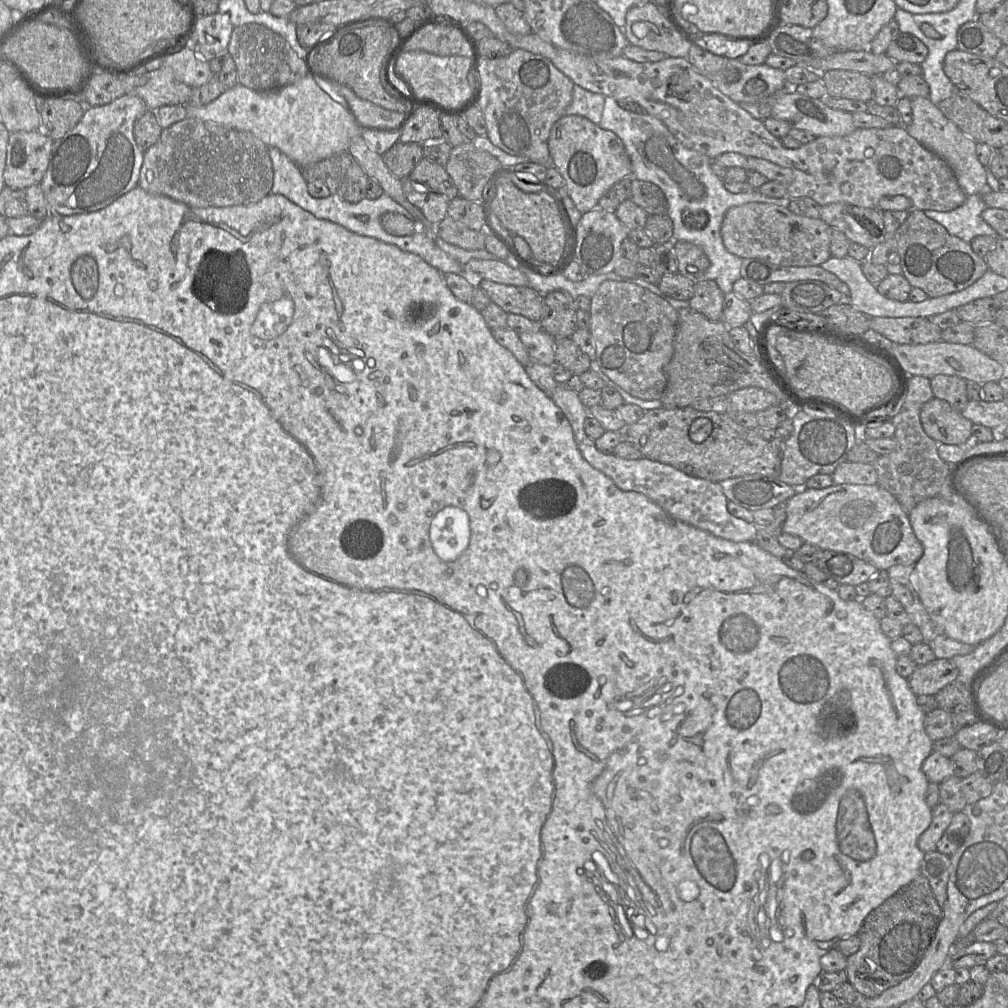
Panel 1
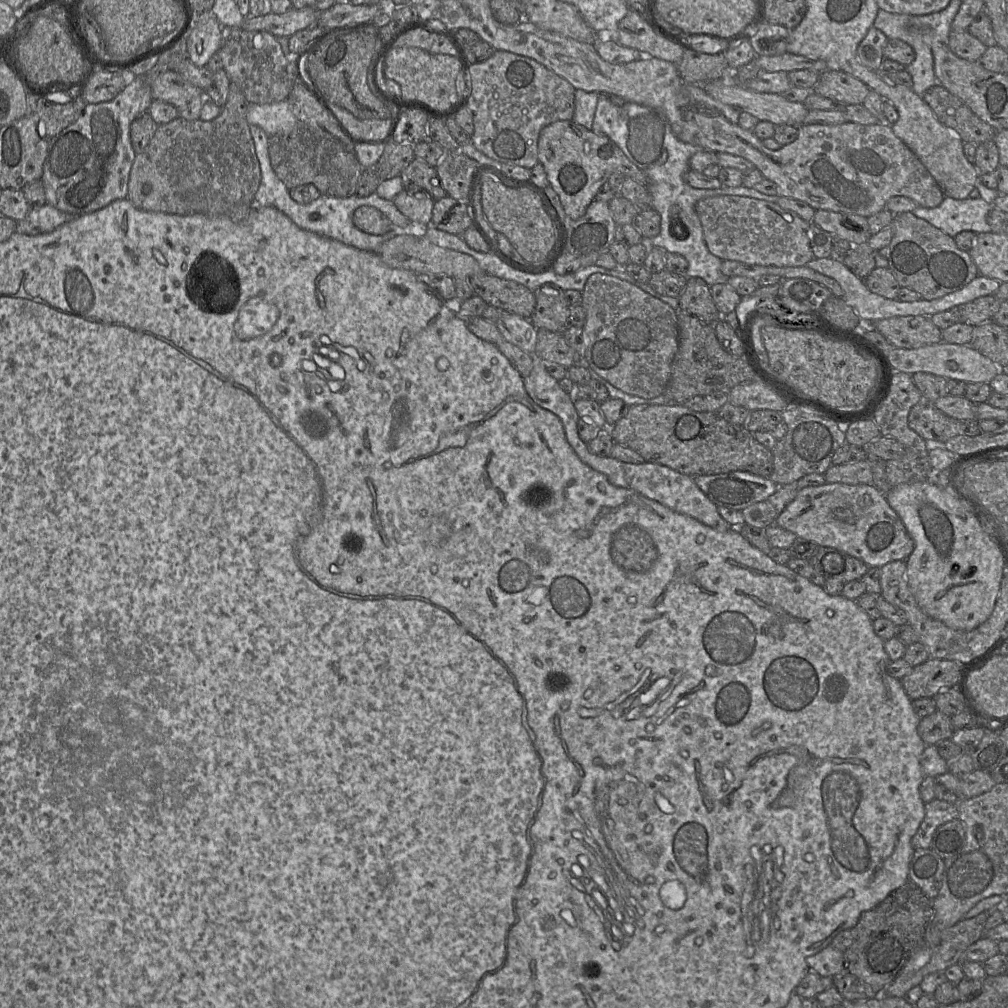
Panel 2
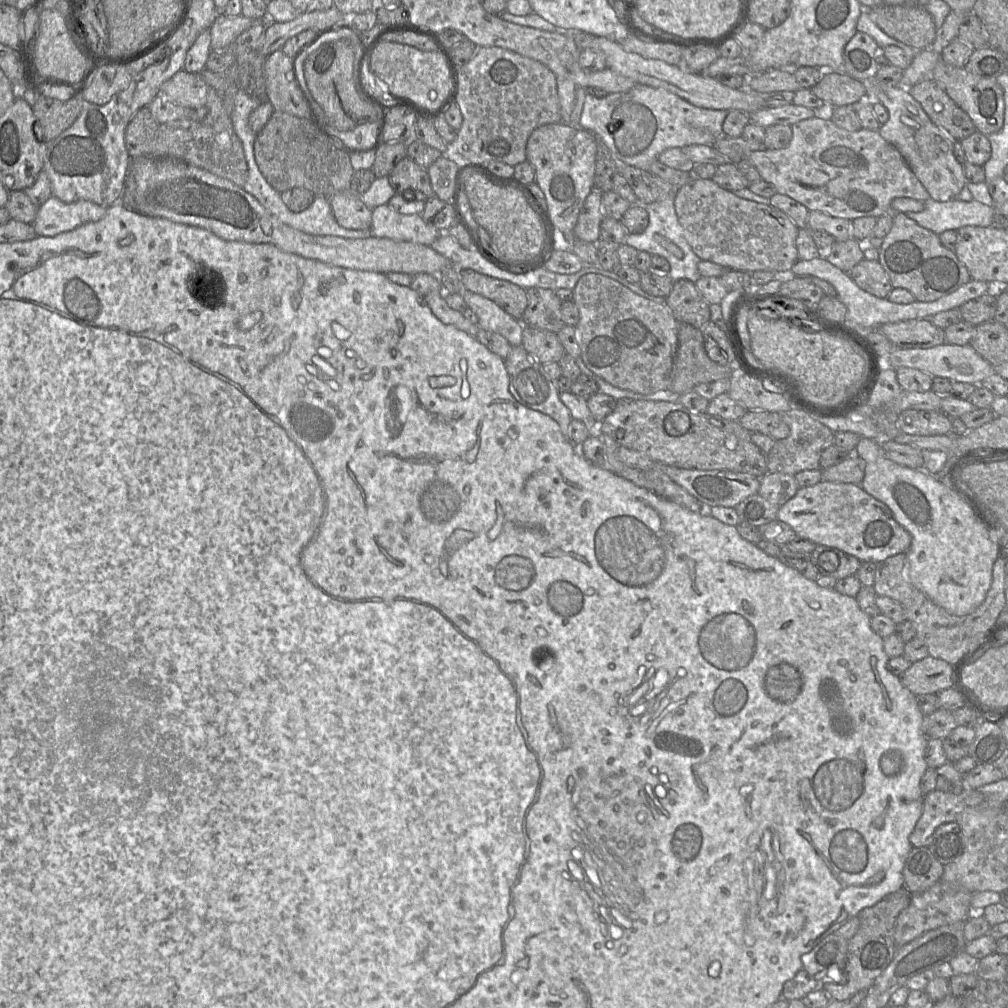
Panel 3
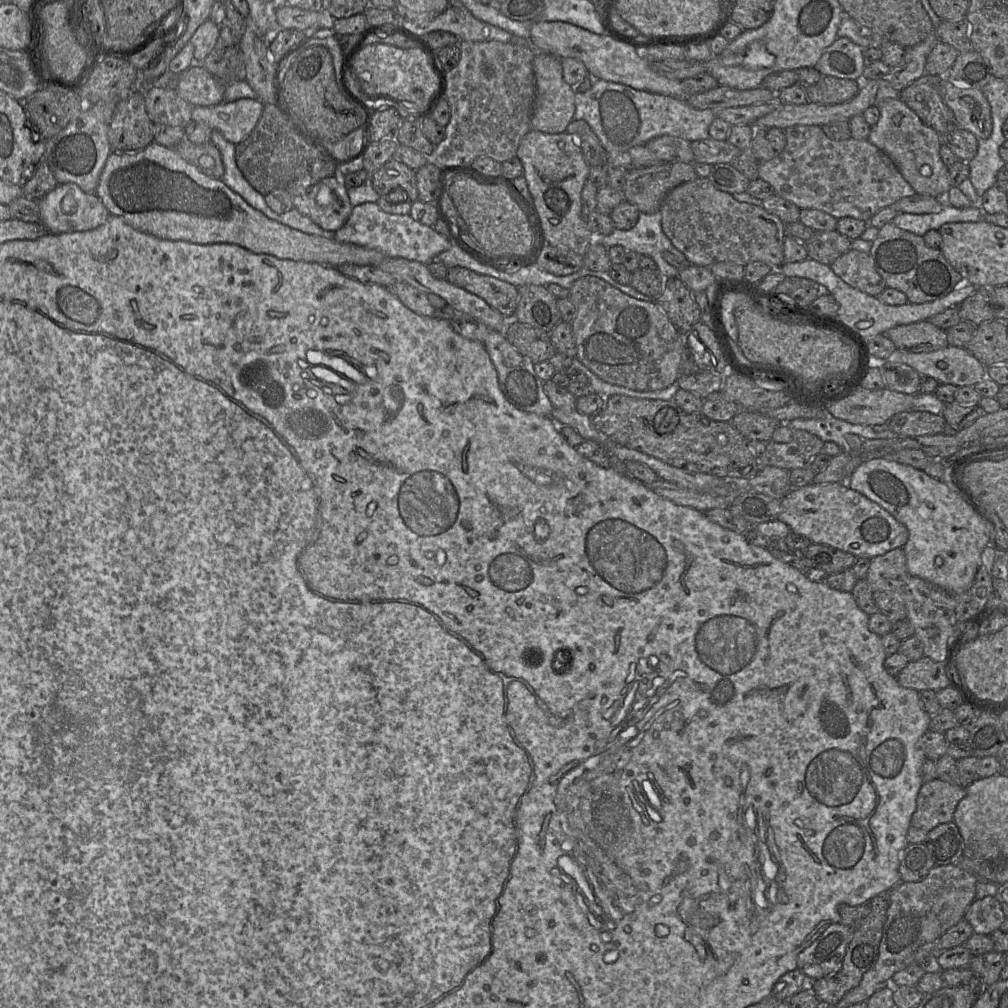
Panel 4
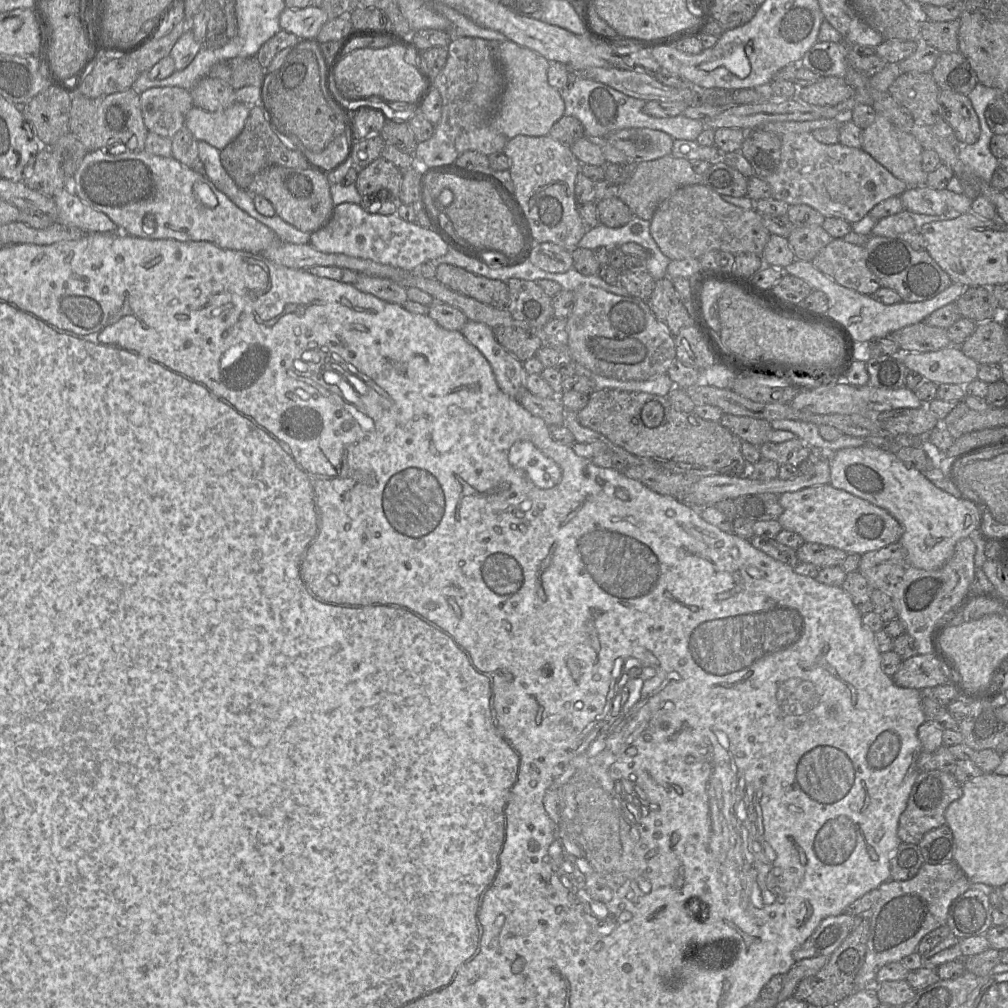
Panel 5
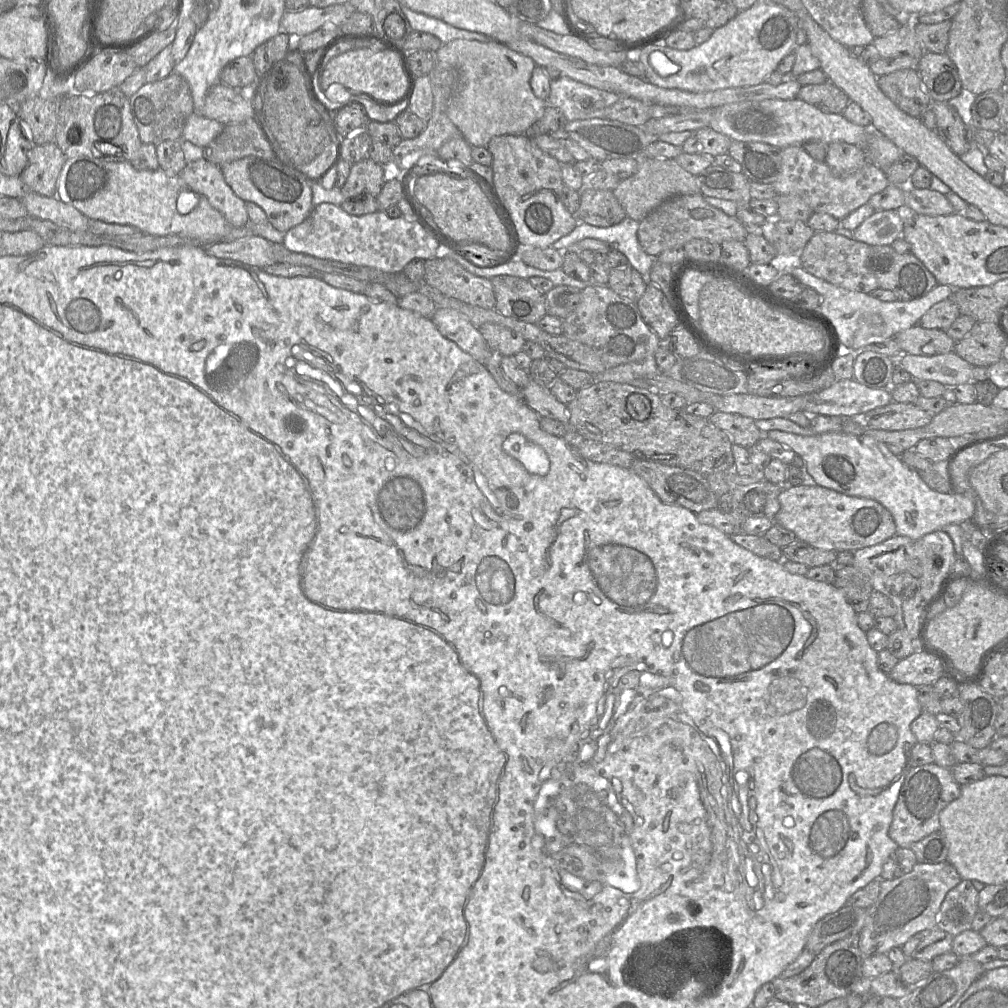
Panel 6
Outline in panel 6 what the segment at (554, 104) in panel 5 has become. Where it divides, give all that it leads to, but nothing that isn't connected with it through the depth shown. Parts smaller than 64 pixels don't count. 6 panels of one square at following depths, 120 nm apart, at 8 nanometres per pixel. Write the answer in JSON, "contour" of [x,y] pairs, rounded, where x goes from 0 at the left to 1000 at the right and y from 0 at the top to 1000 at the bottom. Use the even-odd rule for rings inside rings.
{"contour":[[[459,39],[439,44],[431,54],[432,63],[442,62],[455,70],[454,88],[444,104],[443,115],[467,146],[483,146],[485,140],[492,135],[520,134],[538,116],[544,103],[532,96],[527,88],[526,77],[533,64],[526,57],[511,52],[494,41],[475,42]]]}

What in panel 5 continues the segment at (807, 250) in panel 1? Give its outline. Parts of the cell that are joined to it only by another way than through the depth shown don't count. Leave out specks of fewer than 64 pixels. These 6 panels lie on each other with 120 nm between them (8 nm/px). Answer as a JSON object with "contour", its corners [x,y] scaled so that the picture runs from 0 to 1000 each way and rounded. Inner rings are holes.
{"contour":[[[698,183],[675,186],[658,198],[645,218],[645,232],[655,249],[665,258],[692,257],[705,248],[755,254],[765,234],[757,222],[755,211],[720,200]]]}

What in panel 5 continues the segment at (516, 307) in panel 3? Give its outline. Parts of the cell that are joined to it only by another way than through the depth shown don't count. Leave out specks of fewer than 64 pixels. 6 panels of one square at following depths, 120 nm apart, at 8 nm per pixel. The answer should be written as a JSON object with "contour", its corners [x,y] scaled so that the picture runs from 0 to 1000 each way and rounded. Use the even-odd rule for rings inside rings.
{"contour":[[[436,262],[432,277],[460,294],[494,307],[503,307],[505,291],[503,280],[485,277],[446,262]]]}

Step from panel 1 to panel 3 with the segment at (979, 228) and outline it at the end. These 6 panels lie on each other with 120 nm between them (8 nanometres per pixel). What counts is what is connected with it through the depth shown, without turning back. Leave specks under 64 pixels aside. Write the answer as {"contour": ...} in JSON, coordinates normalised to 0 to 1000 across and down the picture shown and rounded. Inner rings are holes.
{"contour":[[[950,197],[932,200],[921,198],[918,206],[914,210],[898,211],[903,217],[907,218],[911,223],[919,226],[931,233],[939,228],[950,228],[957,224],[983,225],[986,222],[987,206],[979,204],[968,198],[961,200]]]}

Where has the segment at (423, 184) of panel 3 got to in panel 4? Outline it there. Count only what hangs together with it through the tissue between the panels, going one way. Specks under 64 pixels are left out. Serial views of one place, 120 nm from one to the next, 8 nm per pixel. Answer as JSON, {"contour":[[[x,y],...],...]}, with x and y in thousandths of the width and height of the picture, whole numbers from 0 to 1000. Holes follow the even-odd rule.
{"contour":[[[389,157],[367,173],[370,187],[391,200],[412,200],[415,197],[413,172]]]}

